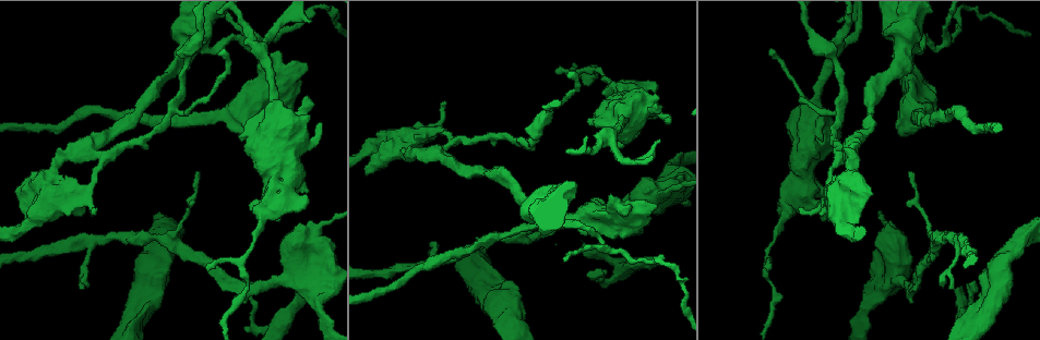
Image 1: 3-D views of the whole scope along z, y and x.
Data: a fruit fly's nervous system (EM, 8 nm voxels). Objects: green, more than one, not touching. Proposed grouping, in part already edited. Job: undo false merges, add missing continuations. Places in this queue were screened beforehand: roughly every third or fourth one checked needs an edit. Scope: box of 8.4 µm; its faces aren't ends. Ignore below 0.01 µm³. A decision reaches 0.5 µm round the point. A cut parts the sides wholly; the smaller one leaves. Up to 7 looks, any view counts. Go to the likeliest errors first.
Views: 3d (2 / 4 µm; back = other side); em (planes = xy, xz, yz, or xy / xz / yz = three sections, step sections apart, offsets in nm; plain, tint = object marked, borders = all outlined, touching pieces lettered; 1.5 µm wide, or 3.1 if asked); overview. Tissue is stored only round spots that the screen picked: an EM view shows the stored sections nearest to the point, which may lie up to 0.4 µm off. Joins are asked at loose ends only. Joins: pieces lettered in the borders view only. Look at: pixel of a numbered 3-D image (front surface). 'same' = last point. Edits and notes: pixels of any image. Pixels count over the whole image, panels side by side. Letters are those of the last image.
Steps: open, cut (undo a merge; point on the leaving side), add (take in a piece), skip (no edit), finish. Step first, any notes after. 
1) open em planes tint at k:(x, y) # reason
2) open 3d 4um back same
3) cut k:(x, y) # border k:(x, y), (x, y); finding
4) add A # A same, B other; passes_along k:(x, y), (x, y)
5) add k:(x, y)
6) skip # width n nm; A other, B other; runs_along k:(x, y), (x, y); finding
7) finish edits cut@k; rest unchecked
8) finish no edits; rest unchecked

open 3d 4um back at 1:(963, 292) # an open end

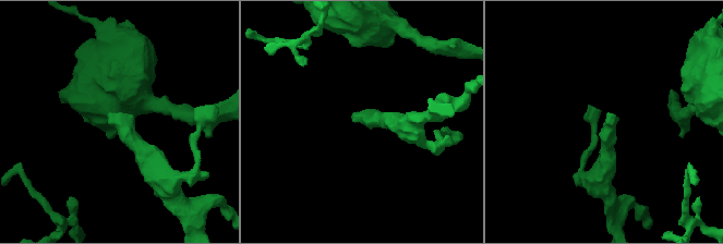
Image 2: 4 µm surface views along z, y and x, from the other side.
open em planes borders at 2:(108, 122)

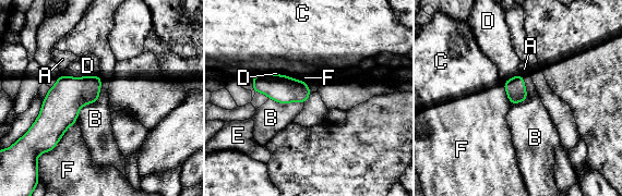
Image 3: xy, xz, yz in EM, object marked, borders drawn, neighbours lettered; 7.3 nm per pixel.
skip # longest_contact F 320 nm; A other, B other, C other, D other, E other, F other; none of them fits

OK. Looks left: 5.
open 3d 4um at 1:(822, 219) # branch stops here

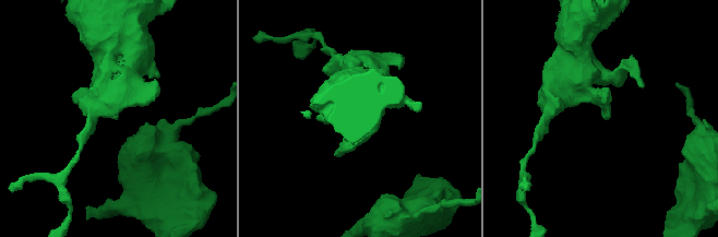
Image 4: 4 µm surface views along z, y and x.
open em xz step 8 borders at 4:(115, 116)

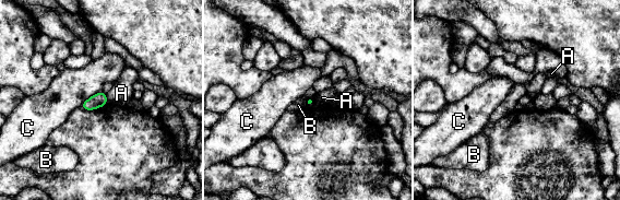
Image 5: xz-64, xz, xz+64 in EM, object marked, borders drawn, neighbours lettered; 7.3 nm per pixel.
skip # longest_contact C 200 nm; A other, B other, C other; border 5:(102, 90), (90, 96), (80, 106); no lettered piece goes on from it

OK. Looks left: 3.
open 3d 4um at 1:(948, 42)

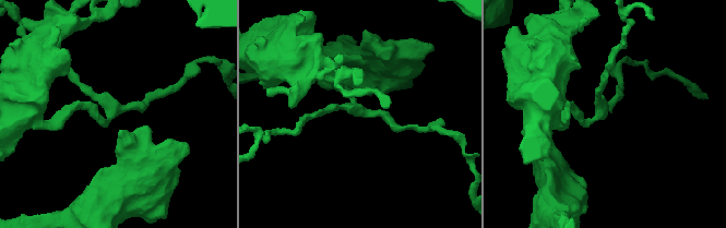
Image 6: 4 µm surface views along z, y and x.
open em planes borders at 6:(603, 111)

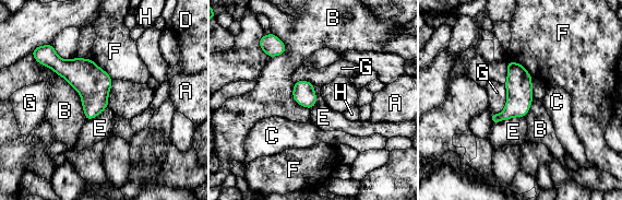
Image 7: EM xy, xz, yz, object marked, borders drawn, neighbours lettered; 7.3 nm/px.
skip # width 160 nm; A other, B other, C other, D other, E other, F other, G other, H other; border 7:(524, 116), (501, 119), (492, 126); all the same neuron

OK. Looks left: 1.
finish no edits; rest unchecked

